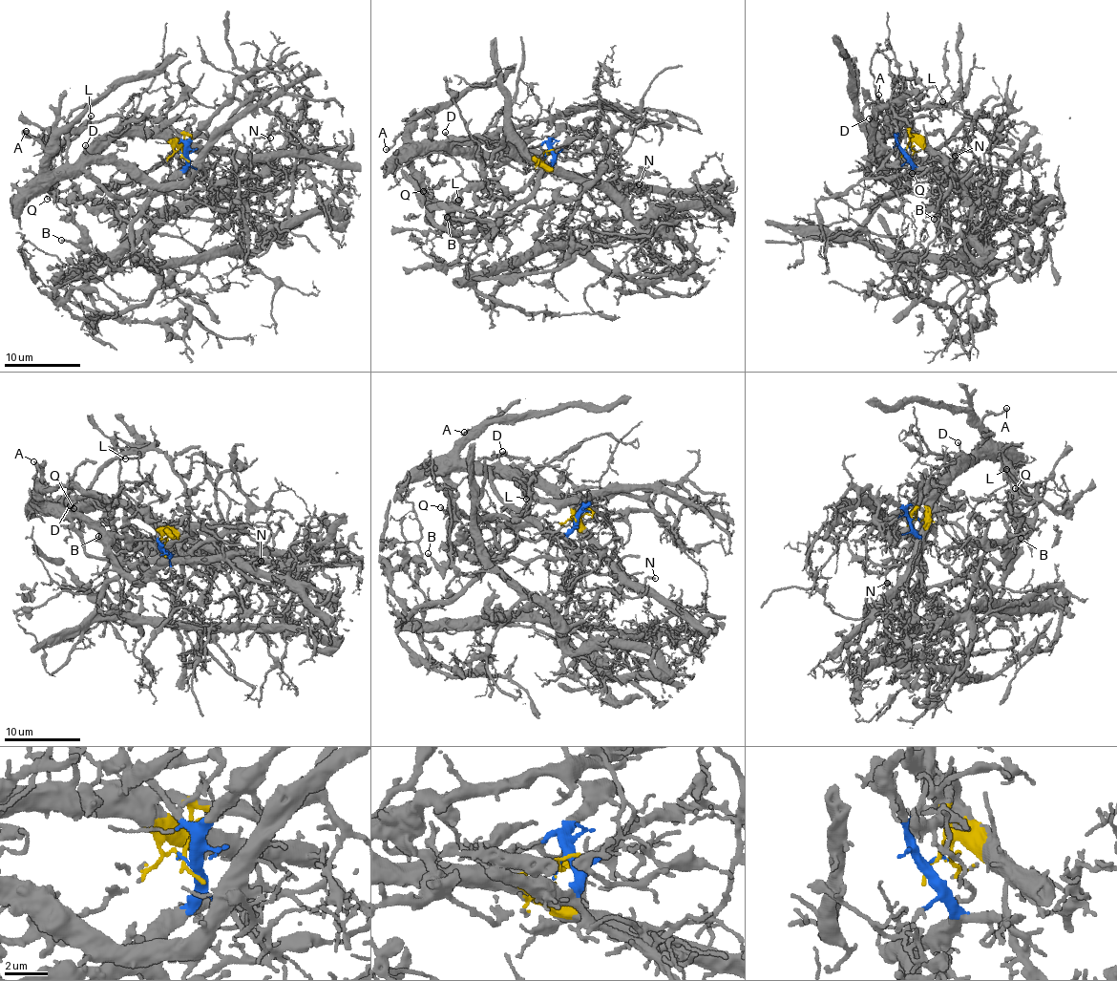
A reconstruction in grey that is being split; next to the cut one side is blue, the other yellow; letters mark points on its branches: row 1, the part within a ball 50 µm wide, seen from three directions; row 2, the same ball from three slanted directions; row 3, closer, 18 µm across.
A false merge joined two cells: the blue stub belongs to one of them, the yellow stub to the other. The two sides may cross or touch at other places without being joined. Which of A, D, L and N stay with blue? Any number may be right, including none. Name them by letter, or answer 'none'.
none

